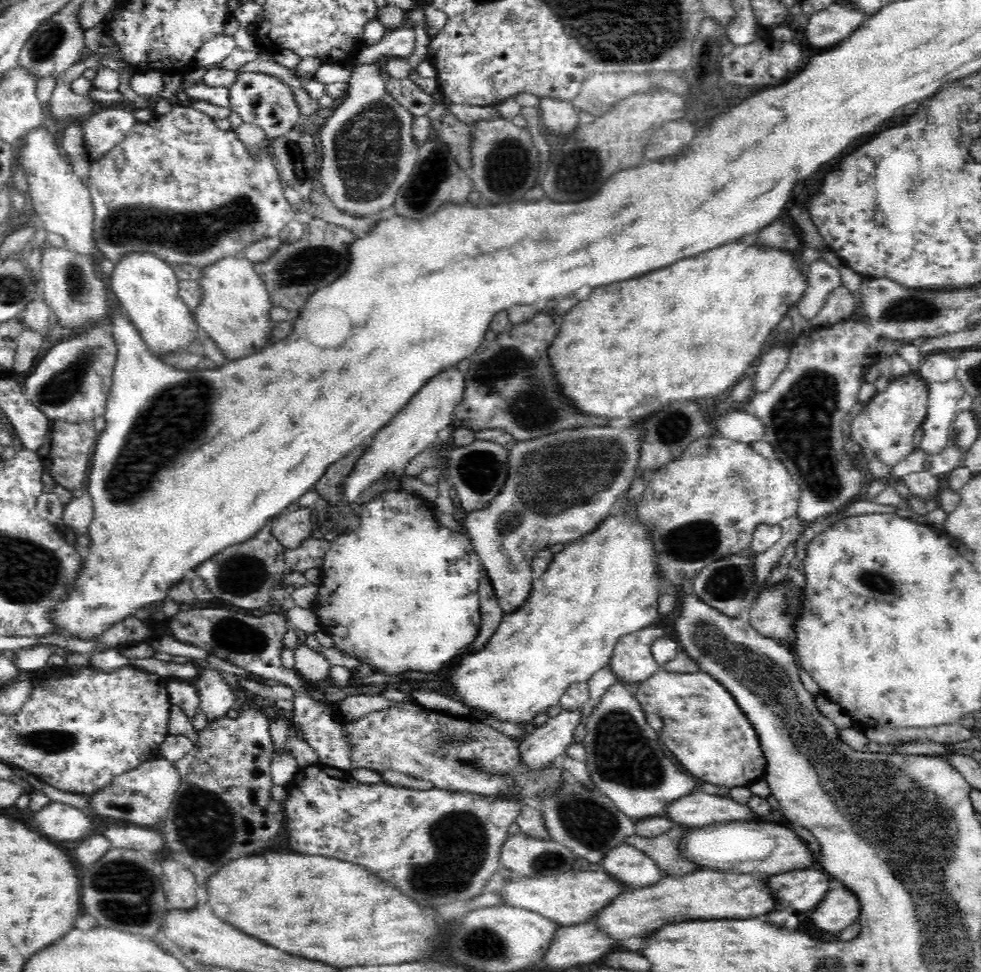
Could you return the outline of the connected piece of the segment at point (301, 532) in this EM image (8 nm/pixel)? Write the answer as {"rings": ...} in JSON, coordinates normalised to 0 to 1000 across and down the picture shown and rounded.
{"rings":[[[306,522],[302,527],[291,526],[277,534],[277,550],[290,562],[300,564],[318,551],[317,522]]]}

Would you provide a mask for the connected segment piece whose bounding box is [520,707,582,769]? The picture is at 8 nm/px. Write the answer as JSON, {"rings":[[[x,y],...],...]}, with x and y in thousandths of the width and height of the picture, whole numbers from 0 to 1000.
{"rings":[[[593,727],[581,731],[574,729],[569,737],[564,737],[551,748],[547,748],[536,755],[530,765],[531,780],[534,789],[540,791],[552,791],[560,789],[567,781],[571,781],[572,775],[585,762],[585,751],[591,745]]]}

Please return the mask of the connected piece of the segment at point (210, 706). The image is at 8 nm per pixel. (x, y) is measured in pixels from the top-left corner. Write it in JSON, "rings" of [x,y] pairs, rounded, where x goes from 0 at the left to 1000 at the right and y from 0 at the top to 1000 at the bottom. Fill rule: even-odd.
{"rings":[[[208,689],[202,695],[203,729],[211,741],[222,741],[232,735],[239,726],[241,716],[234,704],[230,704],[224,694],[225,689]]]}

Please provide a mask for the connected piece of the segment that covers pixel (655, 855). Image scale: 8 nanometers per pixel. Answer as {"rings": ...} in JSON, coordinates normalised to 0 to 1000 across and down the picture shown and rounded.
{"rings":[[[690,849],[681,856],[667,862],[654,862],[646,857],[637,862],[636,867],[659,878],[678,899],[688,902],[702,900],[708,898],[713,891],[703,884],[699,884],[693,878],[693,871],[691,871],[693,864],[695,864],[695,858],[699,858],[701,854],[702,851]]]}

